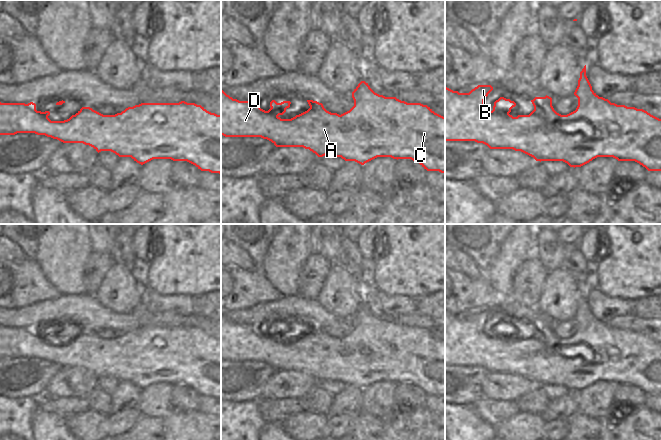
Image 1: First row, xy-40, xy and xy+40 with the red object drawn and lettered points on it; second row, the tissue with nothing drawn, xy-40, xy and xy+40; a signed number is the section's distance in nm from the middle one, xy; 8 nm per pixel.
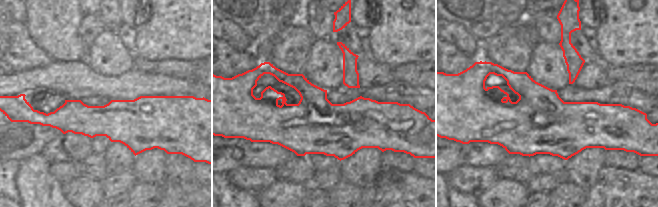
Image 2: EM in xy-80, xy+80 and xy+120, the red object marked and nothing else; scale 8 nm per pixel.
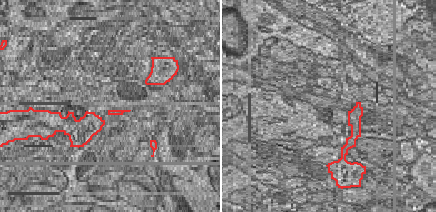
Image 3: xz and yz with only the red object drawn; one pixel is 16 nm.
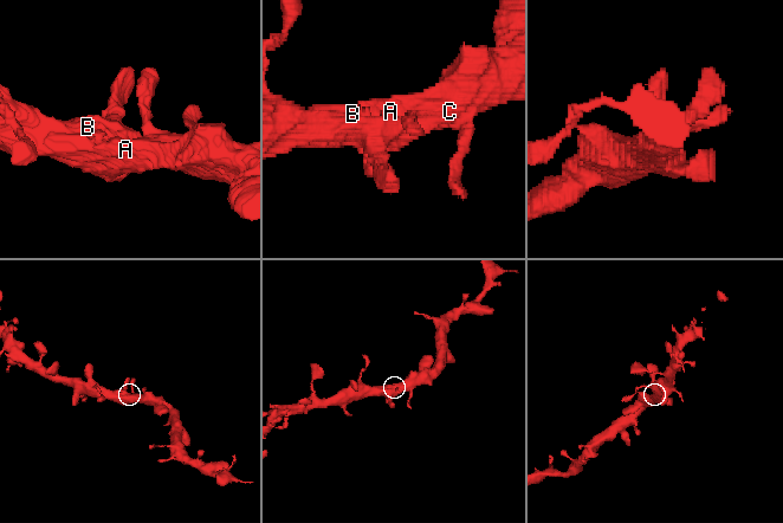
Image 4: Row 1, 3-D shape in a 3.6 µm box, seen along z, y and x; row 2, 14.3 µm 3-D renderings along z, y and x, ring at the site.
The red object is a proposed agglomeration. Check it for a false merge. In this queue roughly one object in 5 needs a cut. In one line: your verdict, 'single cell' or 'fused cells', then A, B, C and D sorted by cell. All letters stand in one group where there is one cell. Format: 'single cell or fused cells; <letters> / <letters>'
single cell; A B C D

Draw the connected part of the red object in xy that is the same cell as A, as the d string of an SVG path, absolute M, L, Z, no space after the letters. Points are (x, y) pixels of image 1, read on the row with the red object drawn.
M361 81L352 92L354 106L339 115L327 111L322 103L307 100L310 108L291 119L279 116L290 107L290 101L270 102L270 109L265 111L255 101L239 101L227 95L221 87L221 135L225 137L261 137L271 141L276 147L303 147L318 157L329 155L341 157L345 161L355 161L361 165L377 158L411 159L427 171L445 173L445 117L435 113L427 105L407 103L396 97L385 97L375 93L368 83Z

